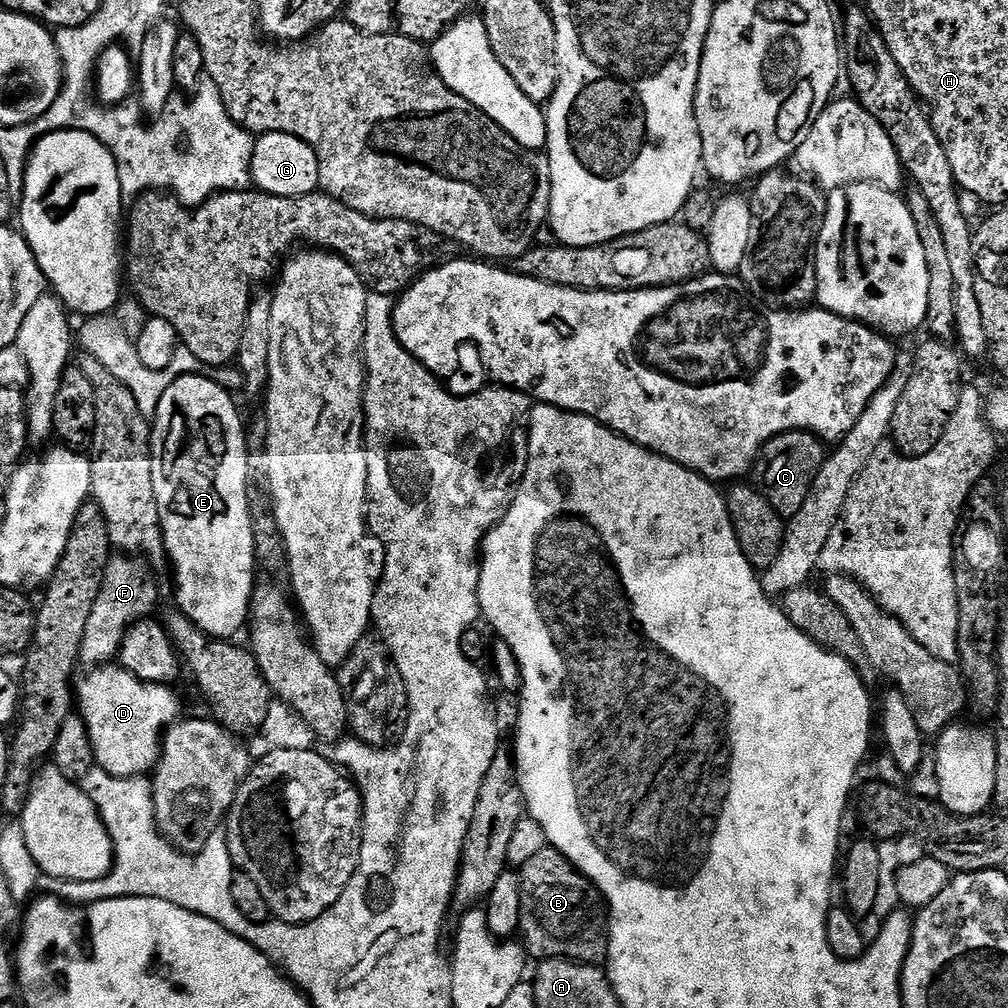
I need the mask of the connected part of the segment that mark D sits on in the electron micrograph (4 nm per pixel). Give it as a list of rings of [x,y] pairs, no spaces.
[[[96,666],[74,688],[78,715],[88,727],[92,759],[111,776],[142,776],[160,761],[162,733],[181,719],[180,700],[167,684],[139,680],[119,666]]]

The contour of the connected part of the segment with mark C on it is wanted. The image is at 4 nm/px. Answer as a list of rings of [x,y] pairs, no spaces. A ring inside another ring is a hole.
[[[797,430],[781,432],[760,449],[754,465],[754,486],[780,516],[790,518],[802,510],[806,494],[810,494],[810,486],[814,486],[814,478],[818,478],[818,470],[822,470],[826,459],[823,443],[825,441],[817,433]]]

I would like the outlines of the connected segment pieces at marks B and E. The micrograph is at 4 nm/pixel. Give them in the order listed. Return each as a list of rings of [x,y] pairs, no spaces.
[[[544,848],[534,854],[530,862],[519,865],[520,893],[522,894],[522,910],[520,911],[520,931],[523,947],[529,957],[535,958],[567,958],[581,964],[599,965],[608,955],[608,925],[600,920],[600,900],[596,892],[588,888],[577,875],[571,865],[557,848]]]
[[[189,374],[178,376],[177,380],[169,387],[161,400],[152,424],[152,481],[154,482],[154,498],[158,502],[158,514],[160,515],[160,529],[164,535],[164,551],[170,561],[170,568],[176,571],[176,600],[179,611],[190,618],[197,628],[202,629],[208,636],[217,638],[235,637],[235,632],[240,627],[247,625],[250,620],[252,607],[252,589],[258,583],[256,568],[256,547],[254,546],[254,530],[252,518],[254,509],[248,505],[248,440],[244,437],[244,424],[240,421],[240,412],[236,404],[231,400],[229,389],[221,388],[215,379],[208,380],[201,374]]]

